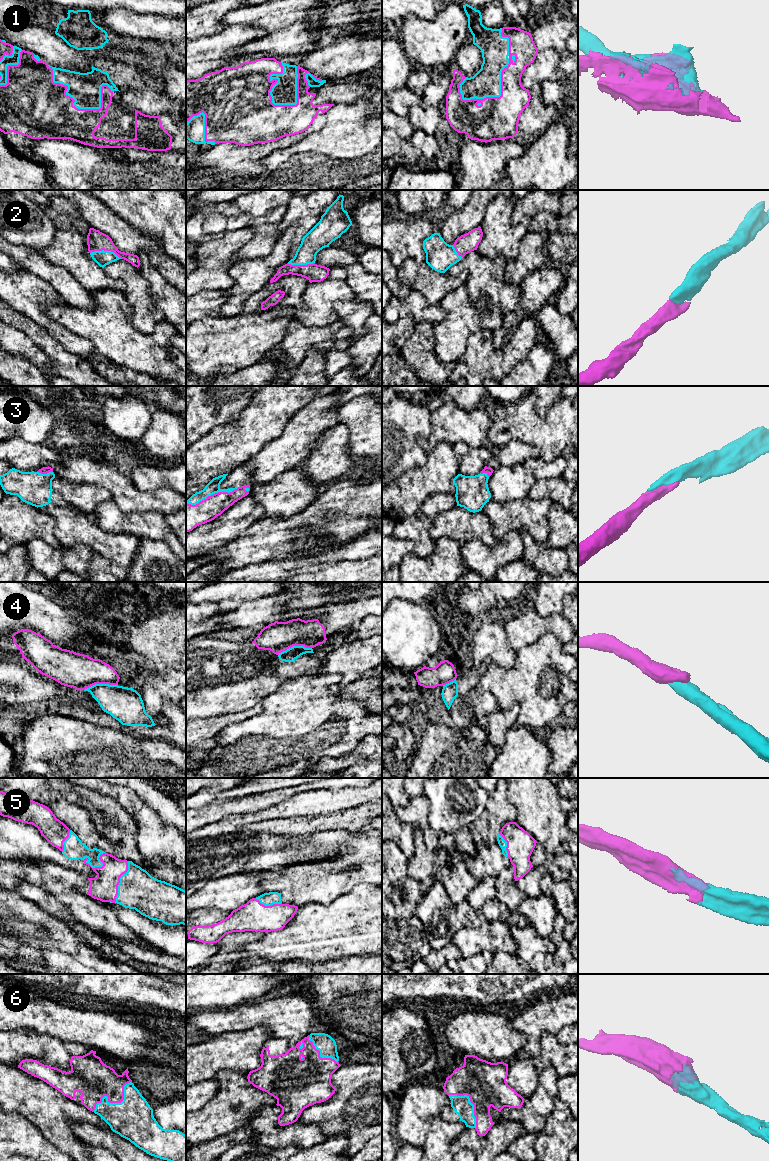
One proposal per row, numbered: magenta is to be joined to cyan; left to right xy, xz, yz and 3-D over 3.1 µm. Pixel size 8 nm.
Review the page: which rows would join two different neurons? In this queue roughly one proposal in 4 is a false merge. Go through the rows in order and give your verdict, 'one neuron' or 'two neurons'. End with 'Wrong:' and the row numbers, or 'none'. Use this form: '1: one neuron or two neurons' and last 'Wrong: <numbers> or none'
1: one neuron
2: one neuron
3: one neuron
4: two neurons
5: one neuron
6: one neuron
Wrong: 4

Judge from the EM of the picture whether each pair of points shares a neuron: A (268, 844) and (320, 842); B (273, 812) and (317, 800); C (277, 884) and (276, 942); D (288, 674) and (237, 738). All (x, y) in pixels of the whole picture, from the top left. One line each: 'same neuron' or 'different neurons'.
A: same neuron
B: same neuron
C: different neurons
D: different neurons

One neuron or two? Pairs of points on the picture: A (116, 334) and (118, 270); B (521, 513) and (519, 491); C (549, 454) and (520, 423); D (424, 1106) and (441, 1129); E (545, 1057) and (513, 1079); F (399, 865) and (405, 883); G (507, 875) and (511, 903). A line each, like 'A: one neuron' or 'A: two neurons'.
A: two neurons
B: two neurons
C: one neuron
D: two neurons
E: one neuron
F: one neuron
G: one neuron

